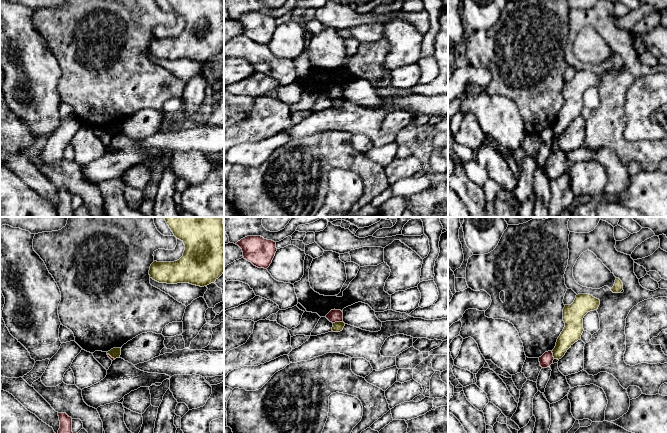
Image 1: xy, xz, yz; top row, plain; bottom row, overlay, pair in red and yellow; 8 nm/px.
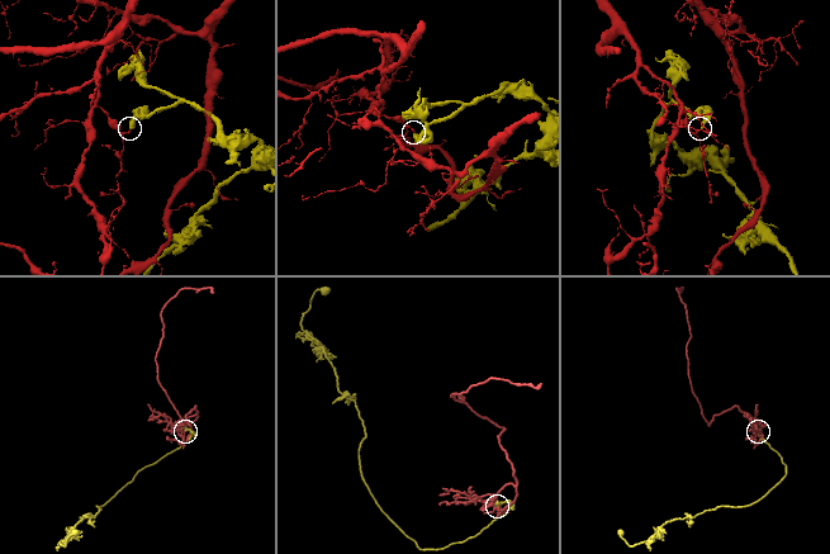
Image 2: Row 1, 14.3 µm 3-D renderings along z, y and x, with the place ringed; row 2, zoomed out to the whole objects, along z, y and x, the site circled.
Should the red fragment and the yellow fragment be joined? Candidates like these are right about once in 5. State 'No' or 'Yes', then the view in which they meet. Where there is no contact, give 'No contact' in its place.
No. Touches red in xz

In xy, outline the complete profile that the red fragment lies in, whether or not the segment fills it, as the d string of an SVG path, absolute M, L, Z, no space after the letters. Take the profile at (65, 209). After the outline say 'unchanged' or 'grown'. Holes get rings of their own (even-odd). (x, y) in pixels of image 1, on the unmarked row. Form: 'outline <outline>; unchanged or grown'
outline M58 189L60 204L57 209L58 217L73 217L72 194L66 189Z; unchanged

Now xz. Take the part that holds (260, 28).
outline M247 12L237 19L243 28L243 33L258 44L267 45L277 27L276 18L261 12Z; unchanged

